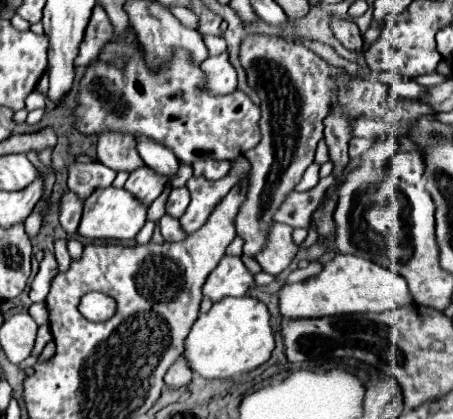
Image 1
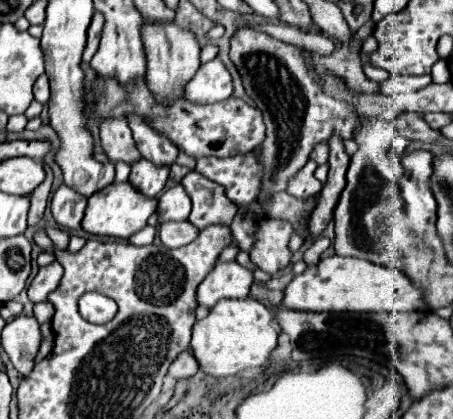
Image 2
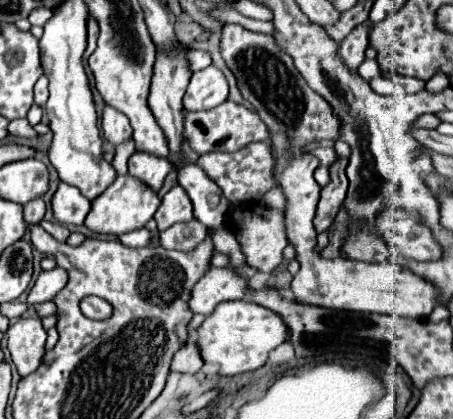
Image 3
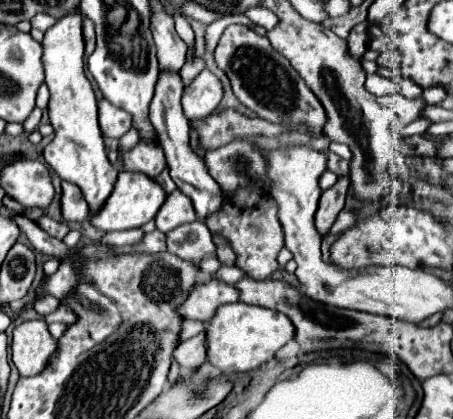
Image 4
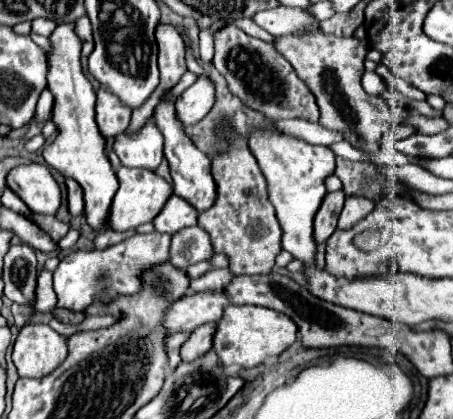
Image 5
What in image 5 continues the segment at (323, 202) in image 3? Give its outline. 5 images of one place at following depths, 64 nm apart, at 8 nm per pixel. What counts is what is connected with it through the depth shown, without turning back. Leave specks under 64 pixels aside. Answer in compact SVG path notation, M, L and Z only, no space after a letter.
M342 190L326 194L324 204L320 206L320 210L316 212L316 218L314 218L314 240L316 240L316 244L322 244L332 236L332 232L336 230L342 206L344 206L344 192Z

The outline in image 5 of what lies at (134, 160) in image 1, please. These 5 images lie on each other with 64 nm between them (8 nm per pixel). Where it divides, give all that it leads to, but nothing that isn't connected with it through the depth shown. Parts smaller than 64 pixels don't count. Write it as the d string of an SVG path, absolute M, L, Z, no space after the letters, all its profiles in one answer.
M106 86L96 90L96 124L104 136L116 136L130 124L132 110L122 104Z

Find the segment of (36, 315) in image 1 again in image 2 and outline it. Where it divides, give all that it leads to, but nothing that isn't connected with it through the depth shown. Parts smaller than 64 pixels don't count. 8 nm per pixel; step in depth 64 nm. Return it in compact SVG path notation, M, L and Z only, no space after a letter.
M40 302L40 304L34 304L34 318L44 324L48 320L52 320L54 316L54 306L50 302Z

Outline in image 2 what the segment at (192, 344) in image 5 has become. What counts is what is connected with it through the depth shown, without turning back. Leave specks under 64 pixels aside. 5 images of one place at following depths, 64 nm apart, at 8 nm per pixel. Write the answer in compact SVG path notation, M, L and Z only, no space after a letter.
M186 348L186 350L184 350L184 352L180 352L180 356L172 362L172 366L170 366L168 374L170 374L172 378L180 380L180 378L190 378L190 376L194 376L198 370L200 370L198 360L194 358L192 350L190 350L190 348Z

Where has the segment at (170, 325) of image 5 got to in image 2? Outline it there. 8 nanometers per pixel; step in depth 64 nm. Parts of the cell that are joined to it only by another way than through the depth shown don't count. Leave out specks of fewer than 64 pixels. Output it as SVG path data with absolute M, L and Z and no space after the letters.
M218 262L196 290L198 306L212 308L222 298L248 298L252 272L236 262Z

